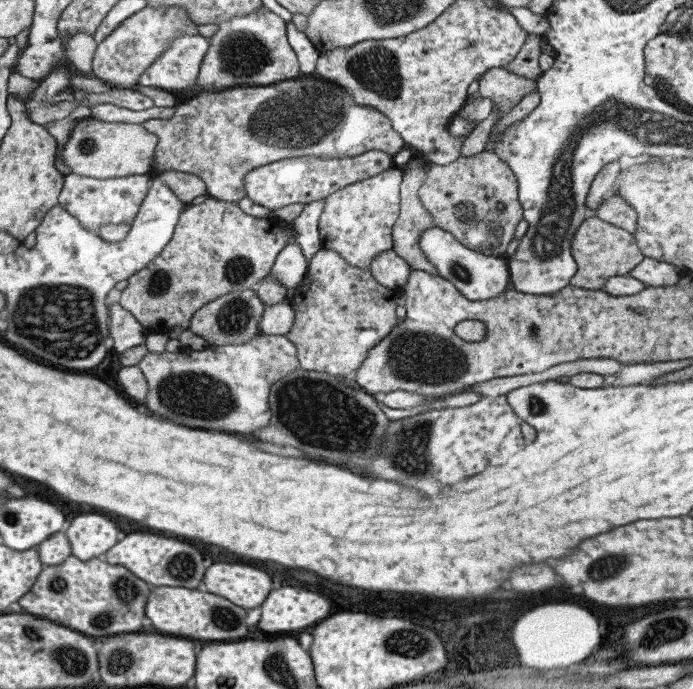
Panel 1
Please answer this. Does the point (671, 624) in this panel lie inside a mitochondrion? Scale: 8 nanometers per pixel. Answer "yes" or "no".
no

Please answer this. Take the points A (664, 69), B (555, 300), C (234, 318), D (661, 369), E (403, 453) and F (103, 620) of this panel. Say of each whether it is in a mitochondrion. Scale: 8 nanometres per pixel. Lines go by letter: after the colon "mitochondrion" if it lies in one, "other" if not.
A: other
B: other
C: mitochondrion
D: other
E: mitochondrion
F: mitochondrion

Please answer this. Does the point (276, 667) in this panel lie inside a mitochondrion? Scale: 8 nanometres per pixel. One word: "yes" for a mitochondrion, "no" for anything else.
yes

